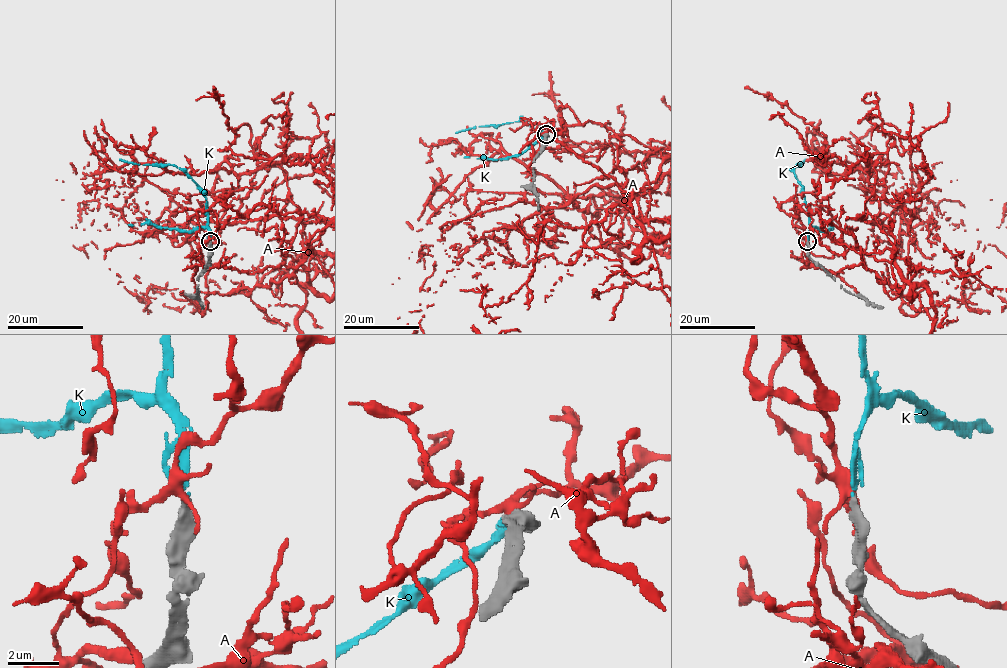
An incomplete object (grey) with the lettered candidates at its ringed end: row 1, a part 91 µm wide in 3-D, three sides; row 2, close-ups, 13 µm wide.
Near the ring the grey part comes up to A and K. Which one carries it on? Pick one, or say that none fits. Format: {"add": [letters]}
{"add": ["K"]}

